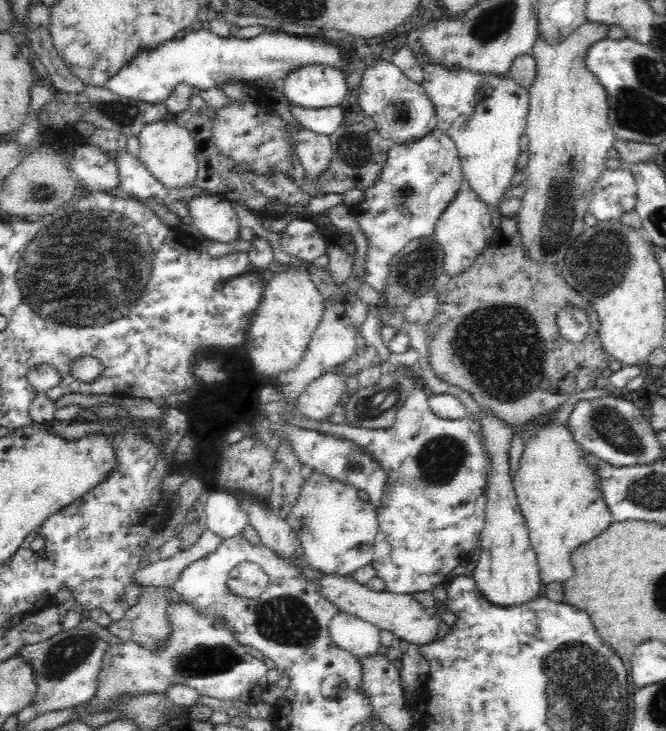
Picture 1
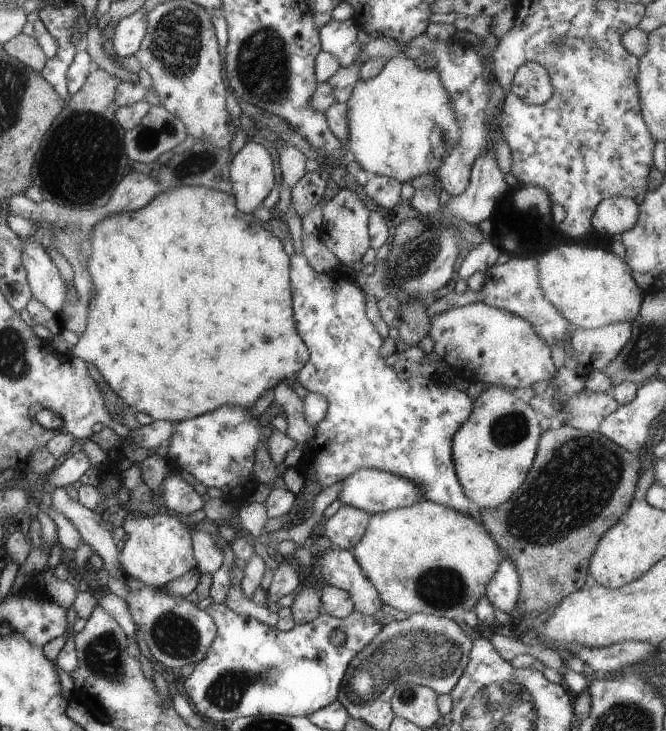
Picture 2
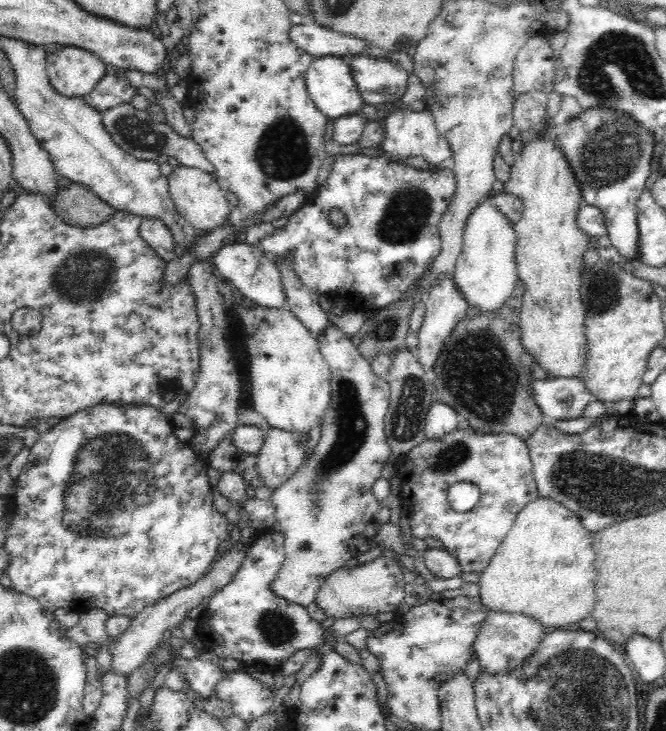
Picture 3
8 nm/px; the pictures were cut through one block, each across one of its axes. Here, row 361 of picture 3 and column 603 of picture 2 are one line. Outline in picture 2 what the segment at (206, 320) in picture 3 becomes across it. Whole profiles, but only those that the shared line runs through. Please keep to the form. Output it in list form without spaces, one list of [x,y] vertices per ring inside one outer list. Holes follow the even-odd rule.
[[[612,196],[601,200],[594,208],[591,216],[592,230],[597,233],[609,234],[609,236],[619,236],[622,232],[633,228],[637,222],[639,205],[633,199]]]

